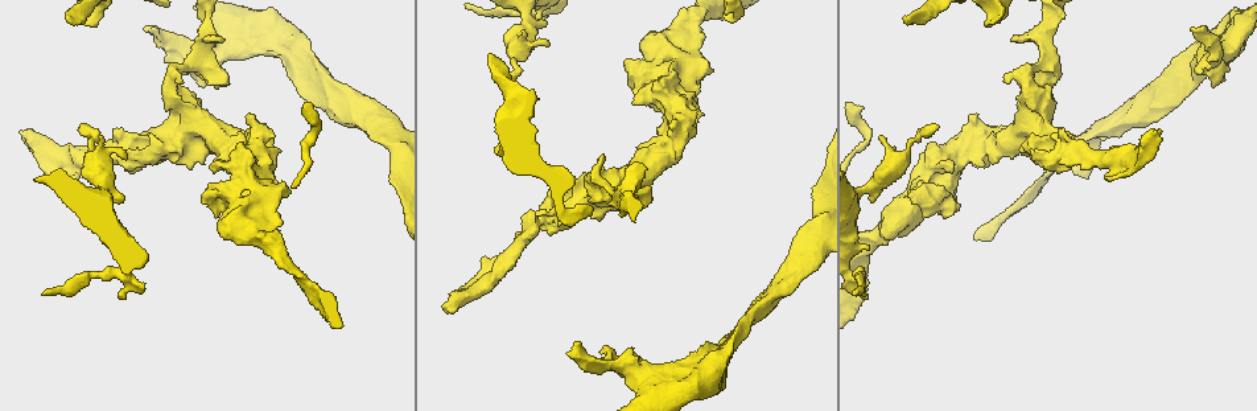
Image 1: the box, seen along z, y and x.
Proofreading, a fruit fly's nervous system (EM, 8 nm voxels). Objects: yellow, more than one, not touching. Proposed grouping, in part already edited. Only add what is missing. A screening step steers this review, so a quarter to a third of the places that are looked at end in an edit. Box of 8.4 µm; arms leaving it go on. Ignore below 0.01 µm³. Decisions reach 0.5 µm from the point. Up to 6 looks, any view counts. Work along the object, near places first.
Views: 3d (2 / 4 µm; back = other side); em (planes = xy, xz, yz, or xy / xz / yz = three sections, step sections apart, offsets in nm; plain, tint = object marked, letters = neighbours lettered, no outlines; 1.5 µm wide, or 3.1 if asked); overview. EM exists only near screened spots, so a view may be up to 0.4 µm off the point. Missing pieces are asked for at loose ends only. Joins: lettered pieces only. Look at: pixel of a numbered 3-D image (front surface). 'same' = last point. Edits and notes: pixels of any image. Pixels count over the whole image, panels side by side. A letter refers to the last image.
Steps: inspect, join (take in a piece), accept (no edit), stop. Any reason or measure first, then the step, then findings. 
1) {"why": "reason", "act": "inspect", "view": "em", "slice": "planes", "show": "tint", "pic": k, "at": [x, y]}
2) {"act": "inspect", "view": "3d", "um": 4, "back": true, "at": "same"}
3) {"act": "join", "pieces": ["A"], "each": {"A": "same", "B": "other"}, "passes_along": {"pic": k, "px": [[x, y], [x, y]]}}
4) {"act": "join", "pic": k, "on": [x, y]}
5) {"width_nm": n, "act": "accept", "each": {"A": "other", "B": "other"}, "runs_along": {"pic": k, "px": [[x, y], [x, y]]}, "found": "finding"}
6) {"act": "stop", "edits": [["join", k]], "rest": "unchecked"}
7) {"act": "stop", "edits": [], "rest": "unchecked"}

{"why": "stops while still wide", "act": "inspect", "view": "3d", "um": 4, "pic": 1, "at": [280, 224]}

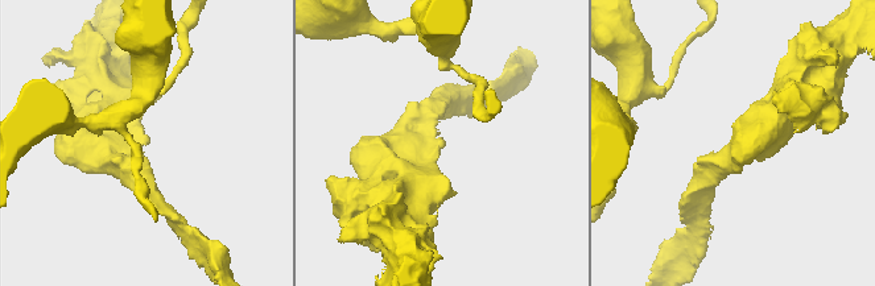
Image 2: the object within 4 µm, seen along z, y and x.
{"act": "inspect", "view": "em", "slice": "planes", "show": "plain", "pic": 2, "at": [444, 140]}

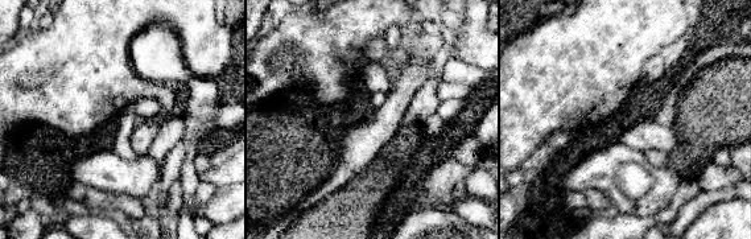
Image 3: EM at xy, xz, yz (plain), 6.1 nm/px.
{"act": "inspect", "view": "em", "slice": "planes", "show": "letters", "at": "same"}

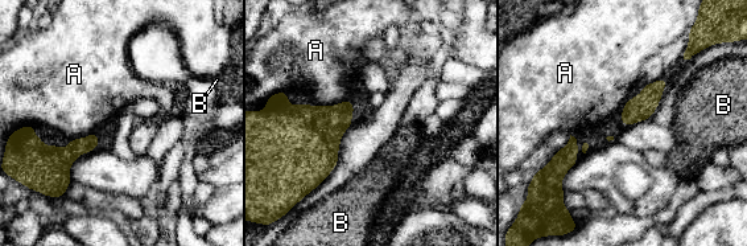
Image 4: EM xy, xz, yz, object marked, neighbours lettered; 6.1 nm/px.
{"act": "accept", "each": {"A": "other", "B": "other"}, "border": {"pic": 4, "px": [[347, 97], [331, 106]]}, "found": "none of them fits"}

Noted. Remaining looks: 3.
{"why": "an open end", "act": "inspect", "view": "em", "slice": "planes", "show": "letters", "pic": 1, "at": [222, 38]}

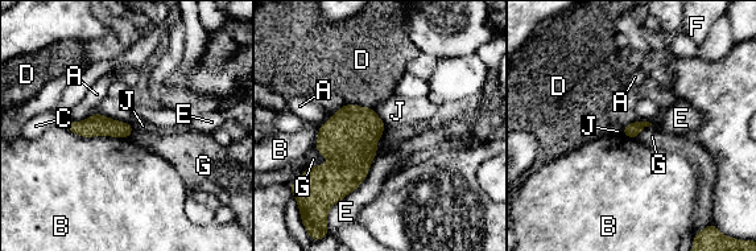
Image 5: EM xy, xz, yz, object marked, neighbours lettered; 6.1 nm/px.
{"longest_contact_nm": ["E", 420], "act": "accept", "each": {"A": "other", "B": "other", "C": "other", "D": "other", "E": "other", "F": "other", "G": "other", "J": "other"}, "found": "none of them fits"}

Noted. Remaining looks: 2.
{"why": "branch stops here", "act": "inspect", "view": "3d", "um": 2, "pic": 1, "at": [491, 54]}

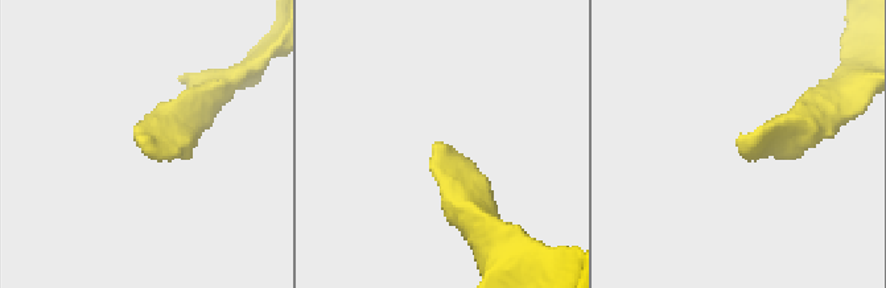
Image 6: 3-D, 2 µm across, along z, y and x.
{"why": "now the EM", "act": "inspect", "view": "em", "slice": "planes", "show": "letters", "pic": 6, "at": [739, 138]}

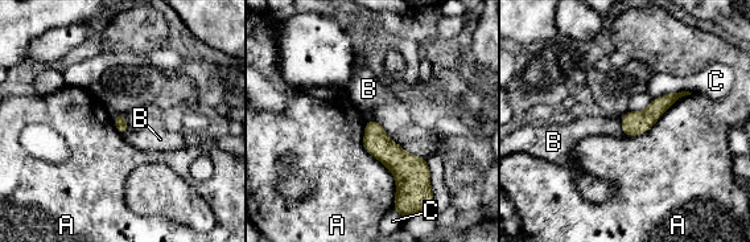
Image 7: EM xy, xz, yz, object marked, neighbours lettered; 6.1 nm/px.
{"act": "accept", "each": {"A": "other", "B": "other", "C": "other"}, "border": {"pic": 7, "px": [[366, 122], [392, 208]]}, "found": "none of them fits"}

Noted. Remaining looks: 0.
{"act": "stop", "edits": [], "rest": "unchecked"}

